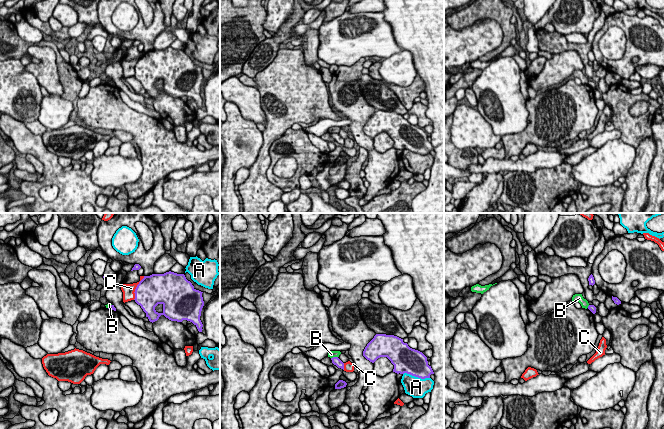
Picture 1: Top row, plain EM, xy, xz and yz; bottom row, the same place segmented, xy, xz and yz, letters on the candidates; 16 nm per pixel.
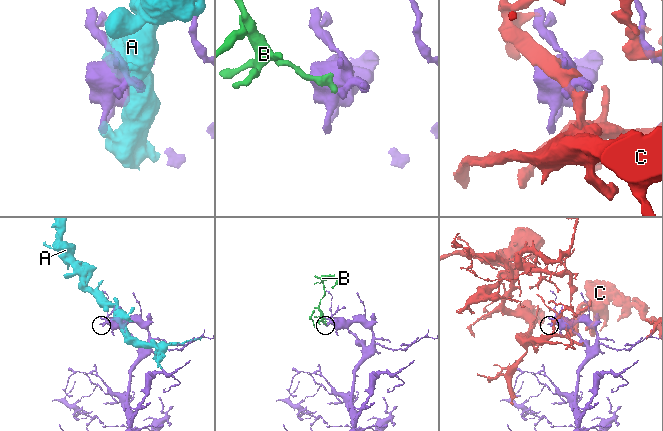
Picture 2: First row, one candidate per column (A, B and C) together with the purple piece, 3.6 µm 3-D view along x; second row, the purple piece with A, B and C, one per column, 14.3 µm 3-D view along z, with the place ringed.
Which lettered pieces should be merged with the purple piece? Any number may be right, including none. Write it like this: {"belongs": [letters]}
{"belongs": []}

